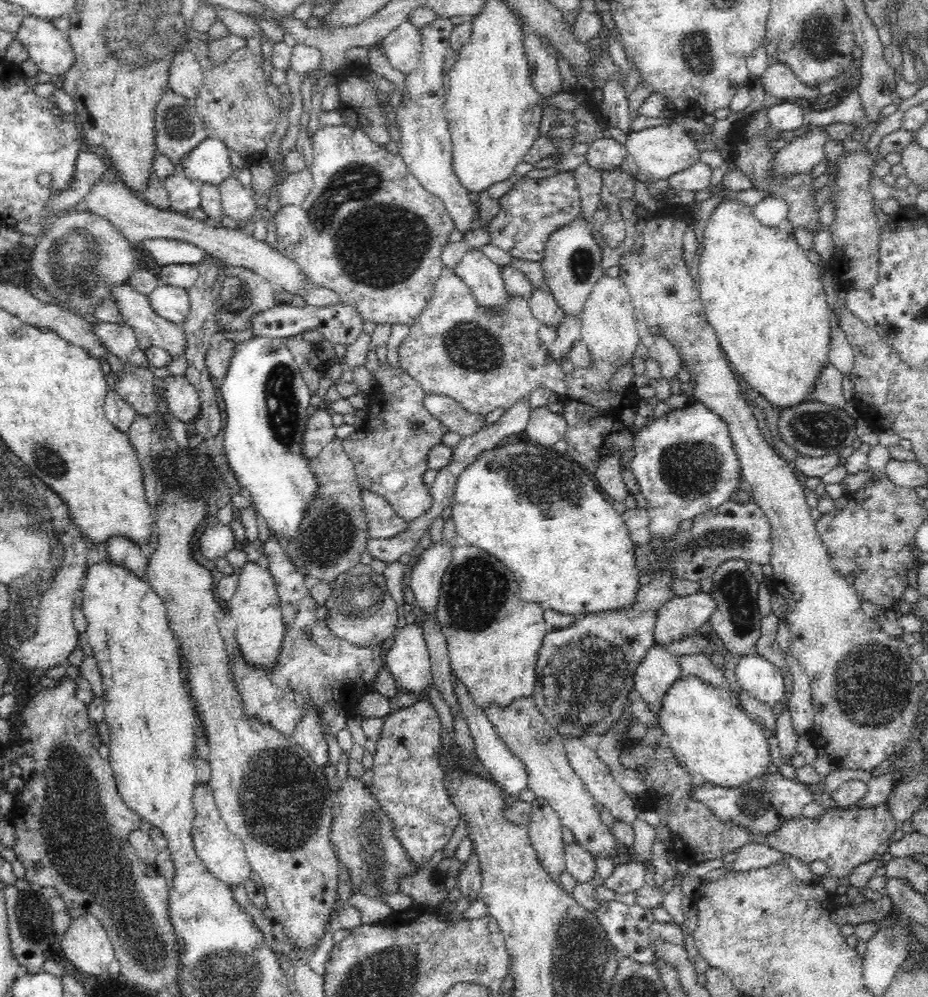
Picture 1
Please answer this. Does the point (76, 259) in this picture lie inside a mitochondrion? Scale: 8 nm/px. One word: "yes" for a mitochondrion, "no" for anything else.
yes

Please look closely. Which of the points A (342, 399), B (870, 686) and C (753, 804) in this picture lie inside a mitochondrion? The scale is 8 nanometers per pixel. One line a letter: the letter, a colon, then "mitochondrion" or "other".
A: other
B: mitochondrion
C: mitochondrion

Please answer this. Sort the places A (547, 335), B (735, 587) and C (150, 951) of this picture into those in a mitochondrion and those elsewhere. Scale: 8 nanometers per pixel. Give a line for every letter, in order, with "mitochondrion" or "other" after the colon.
A: other
B: mitochondrion
C: mitochondrion

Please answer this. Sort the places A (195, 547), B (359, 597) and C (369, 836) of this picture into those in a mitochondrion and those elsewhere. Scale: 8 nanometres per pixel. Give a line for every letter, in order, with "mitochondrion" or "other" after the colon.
A: other
B: mitochondrion
C: mitochondrion

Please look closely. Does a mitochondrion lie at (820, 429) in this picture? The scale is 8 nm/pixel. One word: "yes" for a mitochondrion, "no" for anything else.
yes

